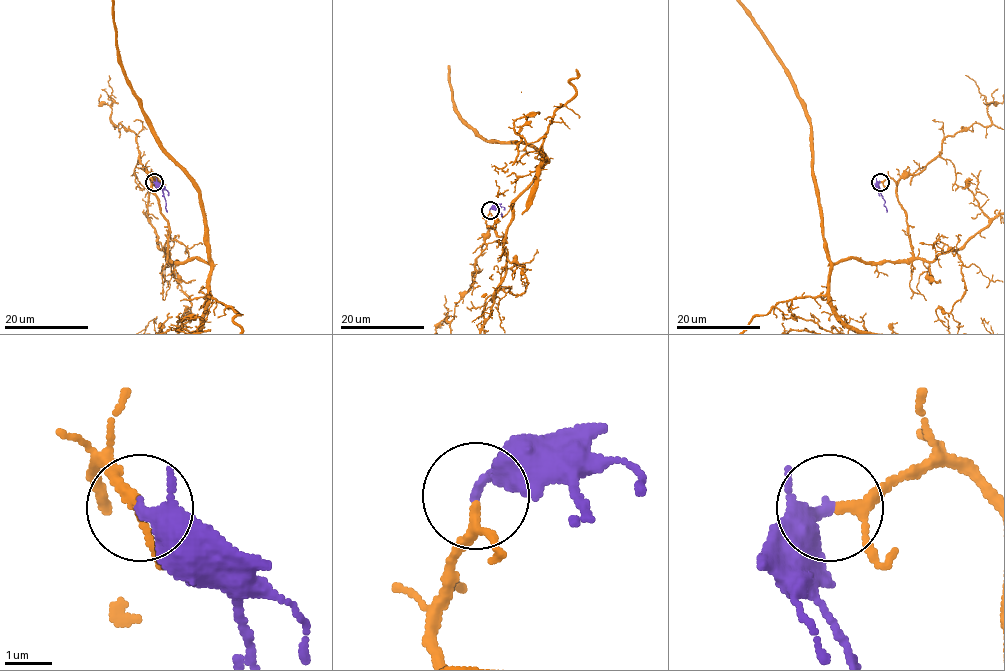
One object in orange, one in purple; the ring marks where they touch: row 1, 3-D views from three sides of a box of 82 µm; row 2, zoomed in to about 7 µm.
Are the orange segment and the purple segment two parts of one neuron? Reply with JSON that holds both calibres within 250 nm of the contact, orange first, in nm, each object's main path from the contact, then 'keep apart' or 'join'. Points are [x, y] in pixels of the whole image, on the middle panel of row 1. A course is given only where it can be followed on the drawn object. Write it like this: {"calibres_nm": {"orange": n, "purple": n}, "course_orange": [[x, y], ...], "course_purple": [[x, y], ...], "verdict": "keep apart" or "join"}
{"calibres_nm": {"orange": 160, "purple": 240}, "course_purple": [[490, 209], [498, 209], [502, 217]], "verdict": "join"}

